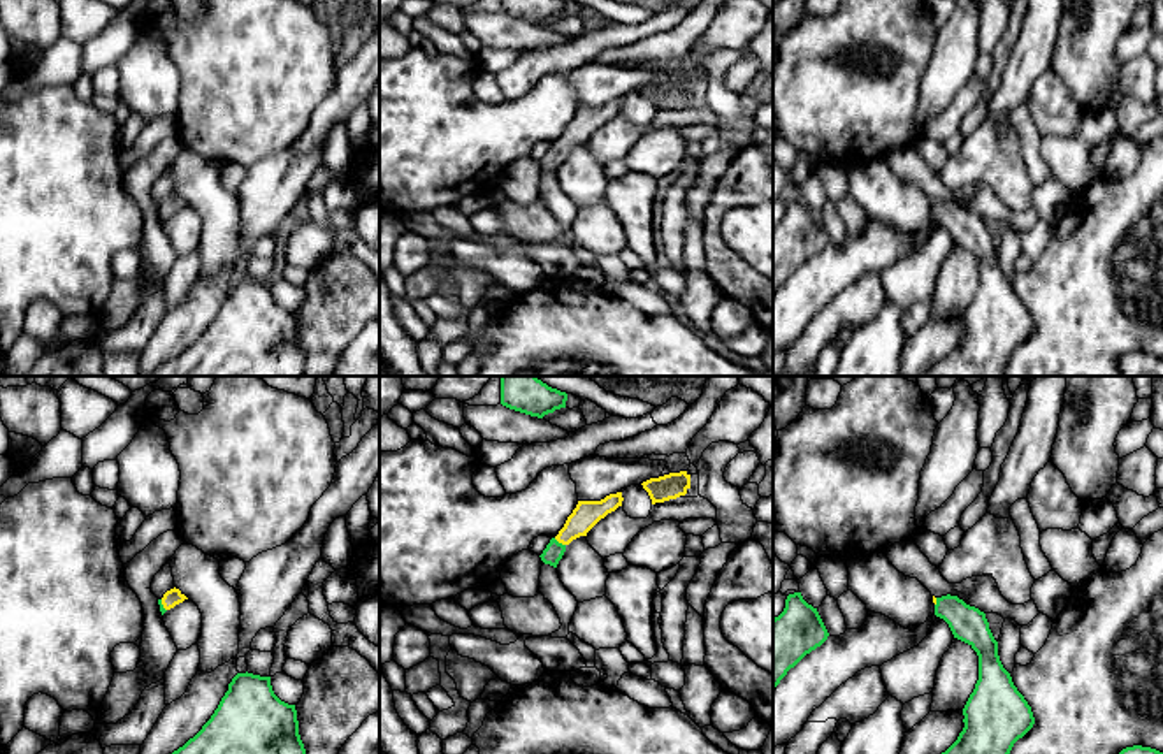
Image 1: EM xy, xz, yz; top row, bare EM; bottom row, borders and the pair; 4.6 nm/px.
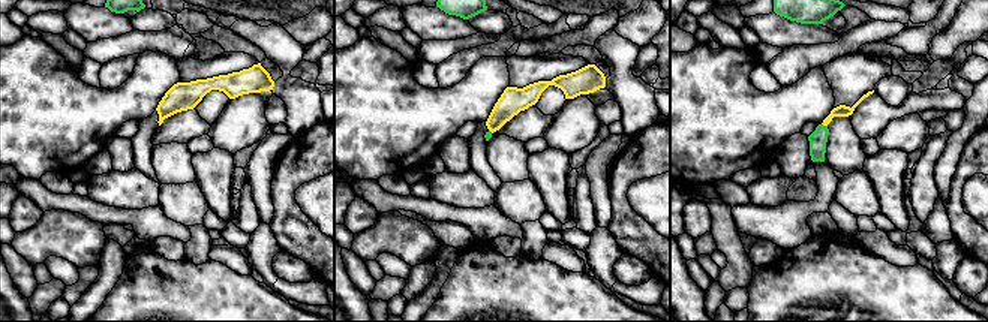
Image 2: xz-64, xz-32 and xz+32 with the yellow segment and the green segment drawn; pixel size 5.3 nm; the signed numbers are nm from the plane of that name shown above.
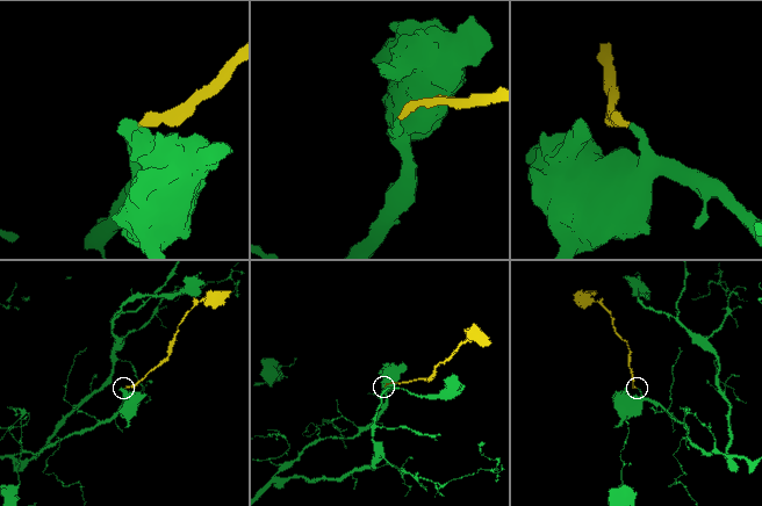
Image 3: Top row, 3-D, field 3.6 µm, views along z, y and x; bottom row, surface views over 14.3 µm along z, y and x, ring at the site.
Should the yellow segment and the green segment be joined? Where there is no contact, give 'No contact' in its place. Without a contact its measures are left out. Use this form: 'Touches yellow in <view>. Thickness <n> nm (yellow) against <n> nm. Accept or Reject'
Touches yellow in xz. Thickness 120 nm (yellow) against 90 nm. Accept

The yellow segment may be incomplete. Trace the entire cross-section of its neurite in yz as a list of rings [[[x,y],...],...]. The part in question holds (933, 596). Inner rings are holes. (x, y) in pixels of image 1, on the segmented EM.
[[[950,594],[933,596],[933,603],[935,615],[949,624],[954,638],[968,643],[979,656],[979,680],[963,708],[964,728],[957,740],[942,754],[1010,754],[1014,743],[1033,728],[1035,717],[1000,661],[998,642],[989,629],[986,613]]]

